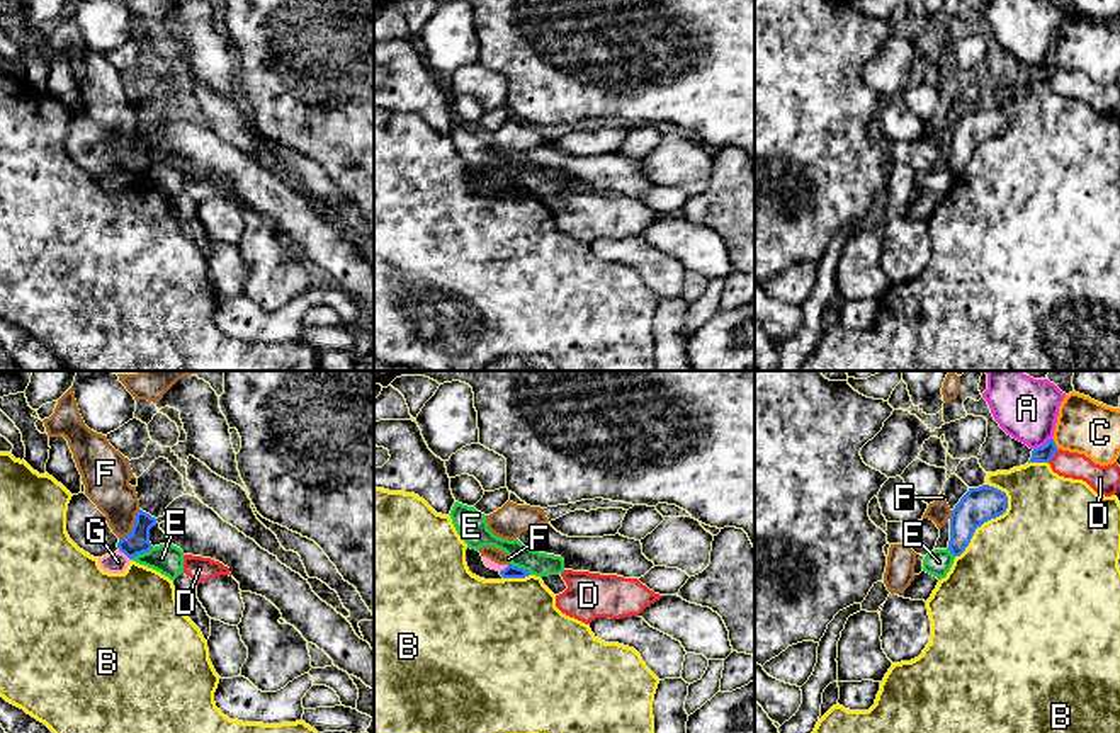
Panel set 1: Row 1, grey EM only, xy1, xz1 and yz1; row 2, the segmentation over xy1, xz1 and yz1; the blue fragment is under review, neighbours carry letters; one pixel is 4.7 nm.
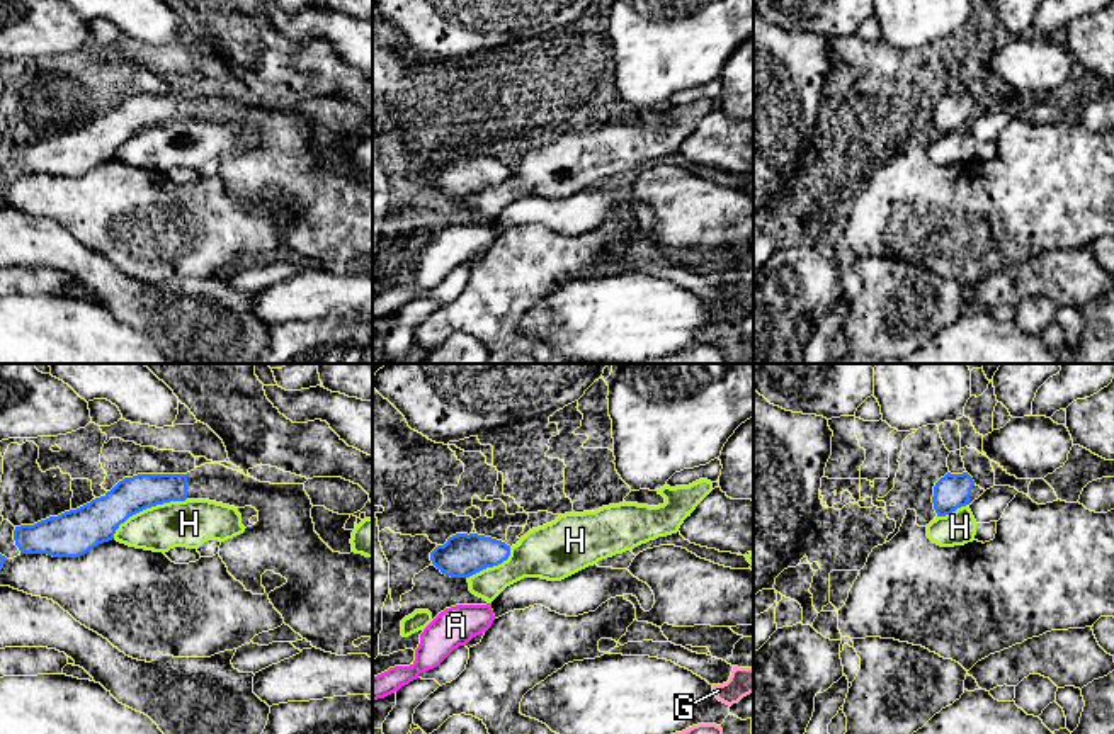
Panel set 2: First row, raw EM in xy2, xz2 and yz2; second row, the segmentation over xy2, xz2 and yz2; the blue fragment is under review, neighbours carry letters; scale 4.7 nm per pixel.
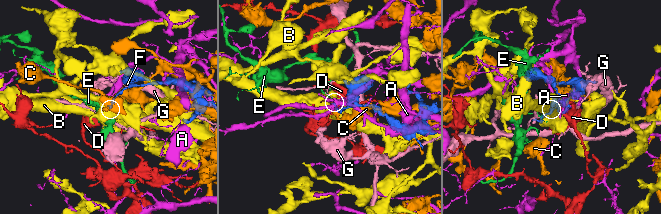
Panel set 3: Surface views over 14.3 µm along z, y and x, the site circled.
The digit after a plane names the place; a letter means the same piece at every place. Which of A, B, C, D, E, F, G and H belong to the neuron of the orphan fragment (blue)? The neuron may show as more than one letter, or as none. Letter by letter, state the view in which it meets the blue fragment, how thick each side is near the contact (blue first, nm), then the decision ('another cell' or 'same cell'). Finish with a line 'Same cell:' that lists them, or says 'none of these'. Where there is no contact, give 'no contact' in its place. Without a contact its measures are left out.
A: meets blue in yz1; 80 nm thick on the blue side, 300 nm on the other; another cell
B: meets blue in yz1; 170 nm thick on the blue side, 480 nm on the other; another cell
C: meets blue in yz1; 80 nm thick on the blue side, 260 nm on the other; another cell
D: meets blue in yz1; 80 nm thick on the blue side, 130 nm on the other; another cell
E: meets blue in xz1; 60 nm thick on the blue side, 110 nm on the other; another cell
F: meets blue in xy1; 110 nm thick on the blue side, 220 nm on the other; another cell
G: meets blue in xy1; 110 nm thick on the blue side, 100 nm on the other; another cell
H: meets blue in xy2; 190 nm thick on the blue side, 220 nm on the other; another cell
Same cell: none of these

